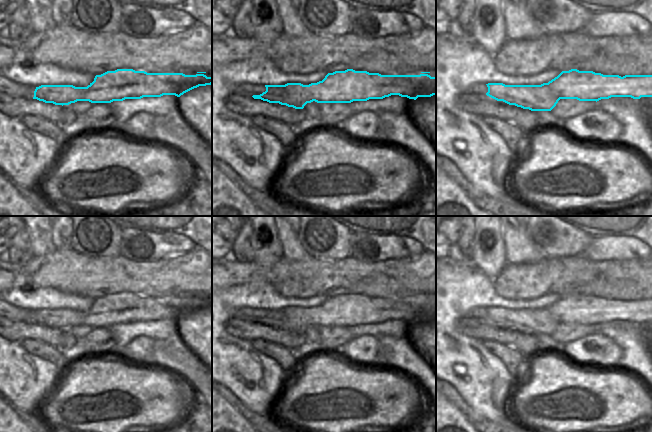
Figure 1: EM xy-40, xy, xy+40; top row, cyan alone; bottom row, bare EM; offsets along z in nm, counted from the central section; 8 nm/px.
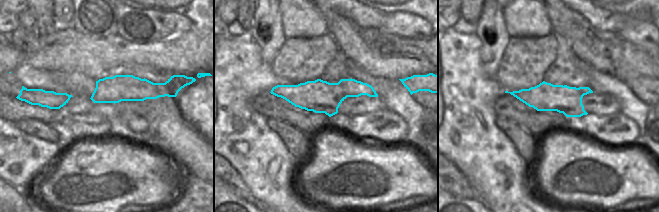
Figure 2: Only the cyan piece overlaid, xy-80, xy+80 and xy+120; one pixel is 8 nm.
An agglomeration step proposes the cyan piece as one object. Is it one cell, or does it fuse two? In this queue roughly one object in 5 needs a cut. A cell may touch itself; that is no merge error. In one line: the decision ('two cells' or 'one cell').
two cells

